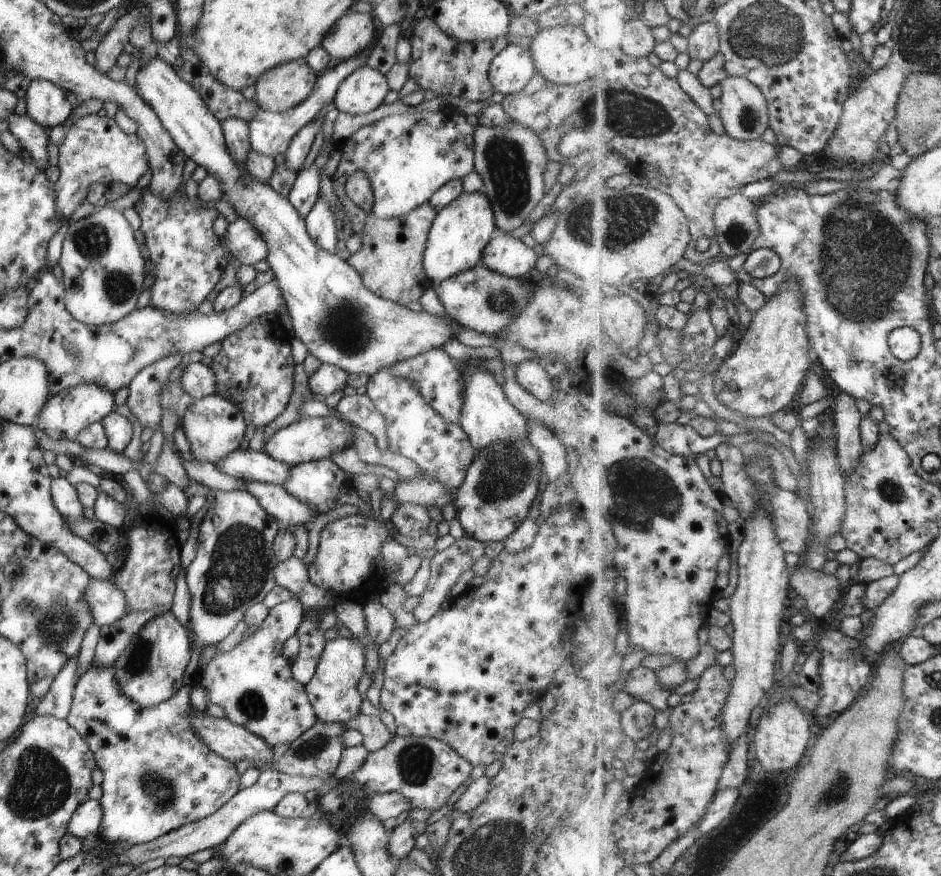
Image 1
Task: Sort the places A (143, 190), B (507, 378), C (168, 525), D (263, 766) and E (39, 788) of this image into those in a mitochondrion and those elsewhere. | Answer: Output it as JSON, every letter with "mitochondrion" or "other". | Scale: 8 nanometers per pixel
{"A":"other","B":"other","C":"other","D":"other","E":"mitochondrion"}

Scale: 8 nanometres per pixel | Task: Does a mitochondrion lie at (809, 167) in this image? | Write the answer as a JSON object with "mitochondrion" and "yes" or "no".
{"mitochondrion":"no"}

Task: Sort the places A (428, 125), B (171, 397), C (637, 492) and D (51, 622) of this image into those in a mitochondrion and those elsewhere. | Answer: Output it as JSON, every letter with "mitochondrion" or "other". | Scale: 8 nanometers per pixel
{"A":"other","B":"mitochondrion","C":"mitochondrion","D":"mitochondrion"}

